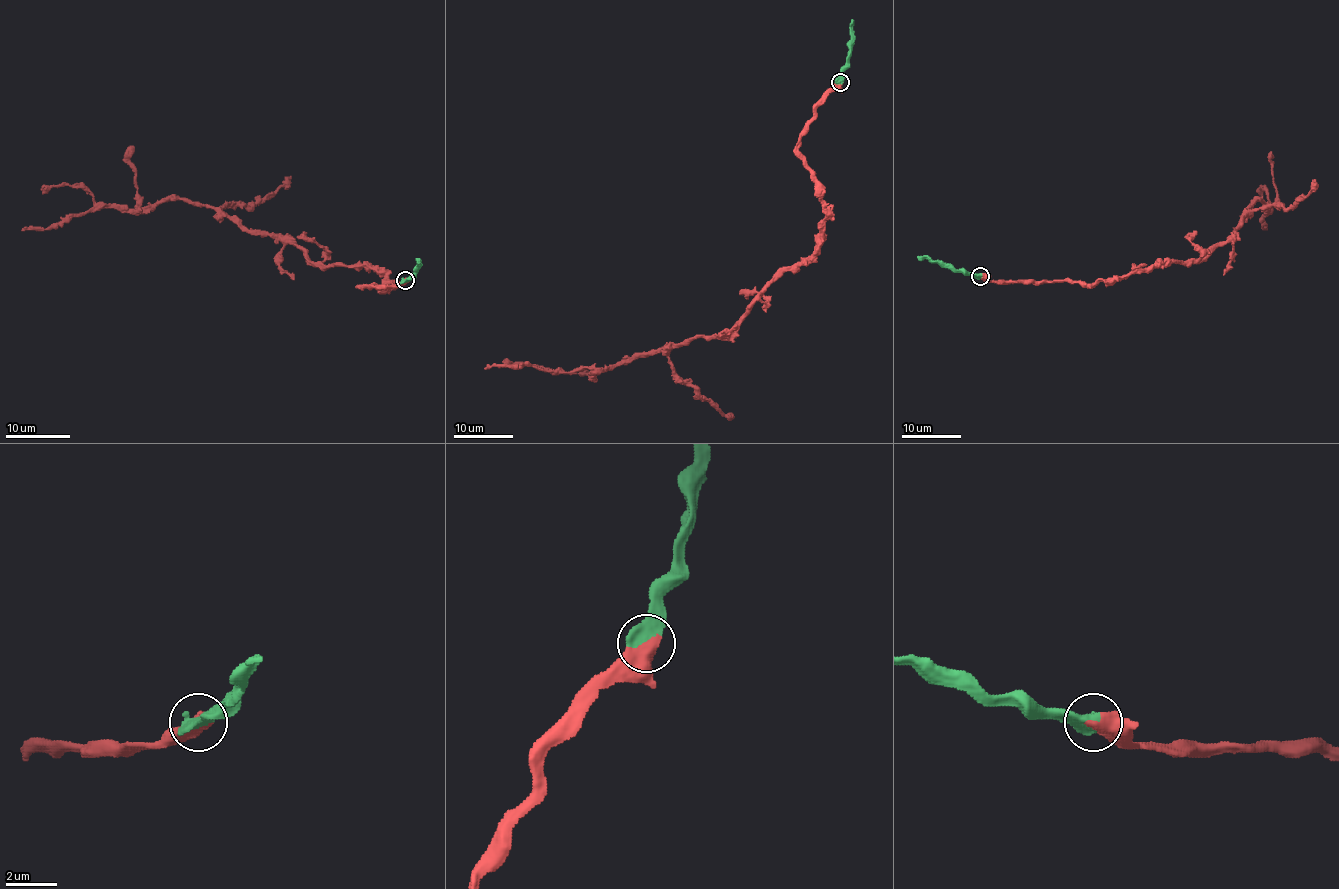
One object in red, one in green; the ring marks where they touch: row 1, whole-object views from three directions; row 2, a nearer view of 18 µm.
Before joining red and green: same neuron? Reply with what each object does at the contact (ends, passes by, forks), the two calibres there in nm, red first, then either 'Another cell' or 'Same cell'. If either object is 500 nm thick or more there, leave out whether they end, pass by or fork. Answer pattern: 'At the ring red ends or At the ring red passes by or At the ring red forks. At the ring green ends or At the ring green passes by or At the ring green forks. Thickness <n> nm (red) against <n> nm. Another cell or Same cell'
Thickness 650 nm (red) against 650 nm. Same cell

